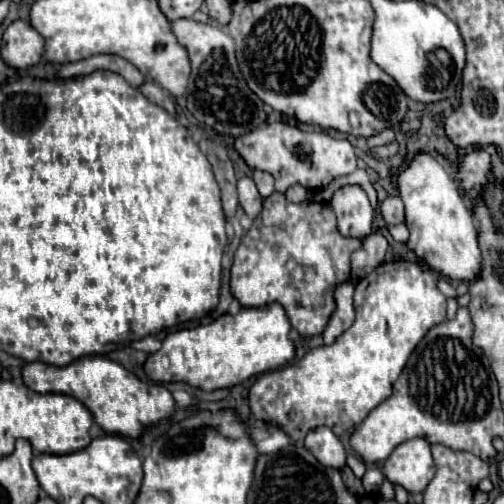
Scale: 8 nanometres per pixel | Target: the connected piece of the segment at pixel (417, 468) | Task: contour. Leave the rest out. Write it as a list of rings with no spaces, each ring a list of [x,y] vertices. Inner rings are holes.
[[[420,437],[404,441],[384,461],[382,471],[390,483],[402,485],[408,493],[422,493],[436,473],[430,443]]]

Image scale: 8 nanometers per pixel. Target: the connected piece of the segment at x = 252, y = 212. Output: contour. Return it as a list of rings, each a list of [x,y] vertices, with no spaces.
[[[242,177],[238,181],[238,193],[240,193],[240,205],[242,205],[244,213],[250,219],[254,219],[262,209],[262,197],[260,197],[254,181],[250,177]]]

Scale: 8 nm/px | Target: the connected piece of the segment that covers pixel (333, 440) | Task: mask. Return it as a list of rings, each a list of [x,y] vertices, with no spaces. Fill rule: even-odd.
[[[328,427],[312,429],[306,435],[304,445],[322,465],[328,465],[334,469],[340,469],[346,465],[346,449],[342,441]]]

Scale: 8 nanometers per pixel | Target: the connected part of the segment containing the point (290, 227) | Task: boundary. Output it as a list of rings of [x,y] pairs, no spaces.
[[[272,193],[264,199],[262,213],[254,219],[254,225],[242,239],[232,271],[230,271],[230,287],[234,297],[244,307],[262,307],[268,303],[280,303],[284,305],[290,323],[294,329],[300,331],[300,335],[320,335],[332,313],[336,311],[336,299],[334,291],[340,283],[350,279],[350,257],[356,249],[362,247],[360,237],[344,237],[338,231],[336,215],[332,205],[328,203],[314,203],[314,201],[302,201],[302,203],[290,203],[282,193]]]

